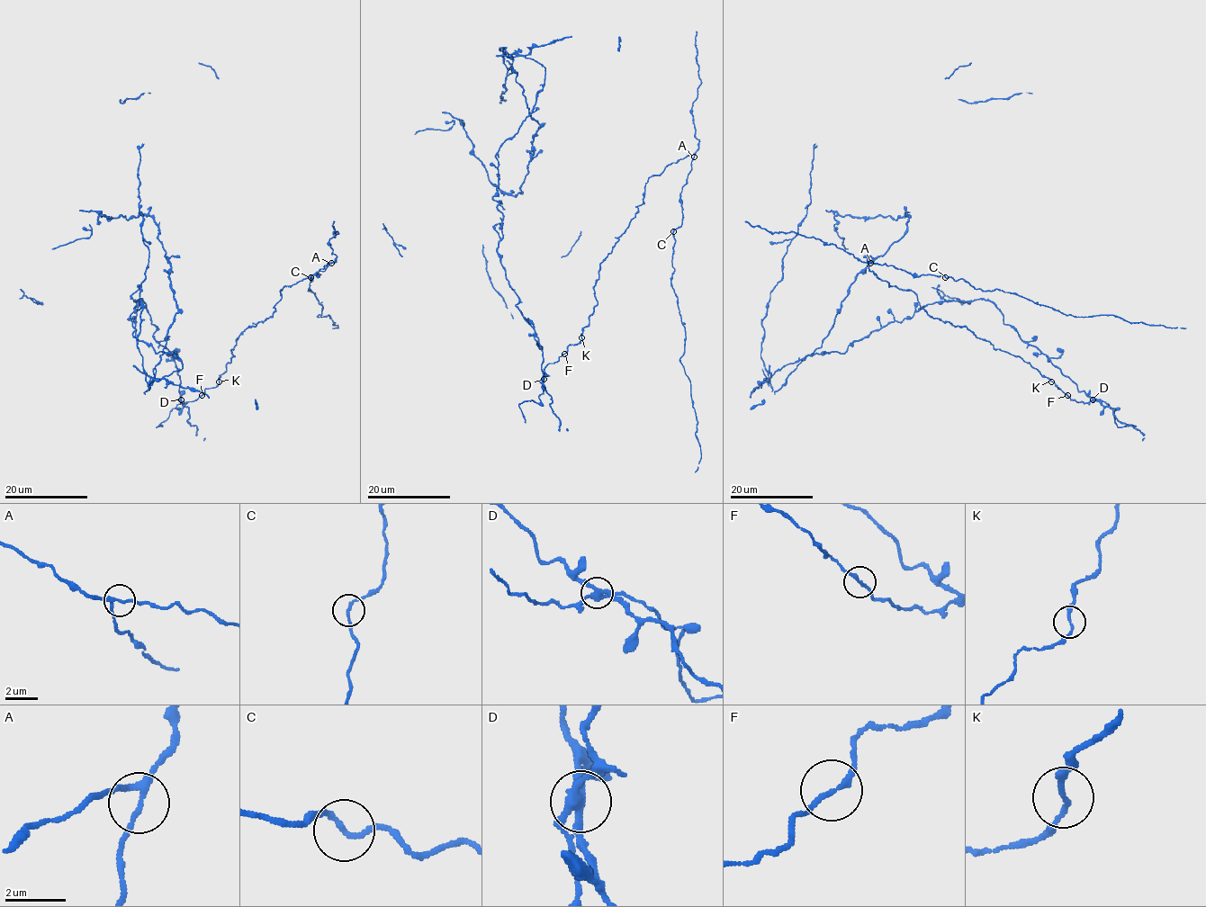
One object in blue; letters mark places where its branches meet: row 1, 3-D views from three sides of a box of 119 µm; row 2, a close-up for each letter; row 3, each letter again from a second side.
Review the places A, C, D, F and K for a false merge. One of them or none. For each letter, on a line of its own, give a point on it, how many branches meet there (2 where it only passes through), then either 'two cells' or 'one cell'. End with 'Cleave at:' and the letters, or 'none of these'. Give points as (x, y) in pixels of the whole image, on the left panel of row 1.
A: place (331, 263); branches 3; one cell
C: place (310, 277); branches 2; one cell
D: place (181, 399); branches 3; two cells
F: place (202, 395); branches 2; one cell
K: place (219, 381); branches 2; one cell
Cleave at: D

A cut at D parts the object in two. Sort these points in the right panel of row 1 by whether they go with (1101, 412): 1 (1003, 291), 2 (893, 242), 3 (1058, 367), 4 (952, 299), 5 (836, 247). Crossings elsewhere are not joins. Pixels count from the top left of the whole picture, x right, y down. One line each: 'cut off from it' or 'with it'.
1: cut off from it
2: with it
3: with it
4: with it
5: cut off from it

